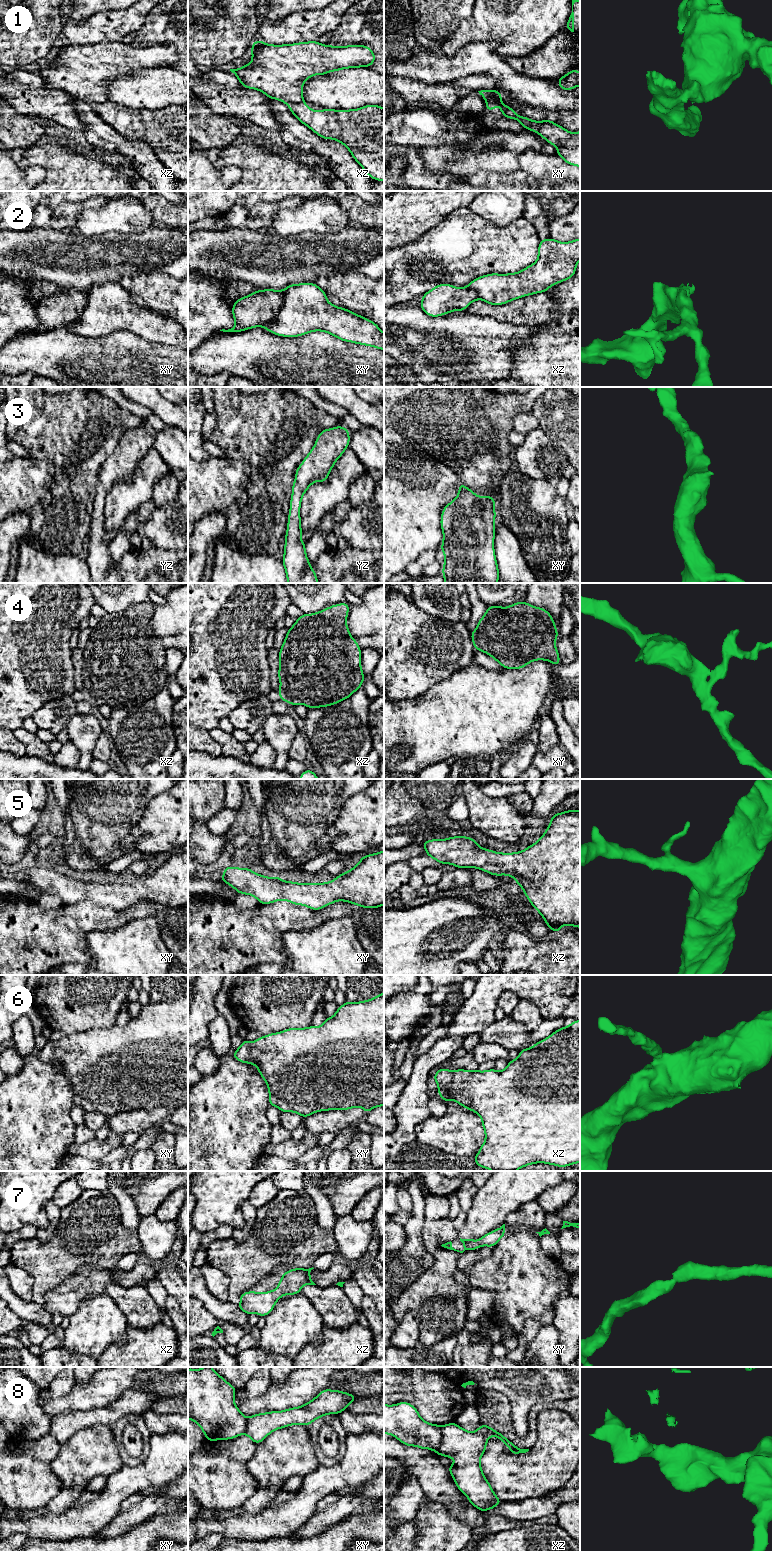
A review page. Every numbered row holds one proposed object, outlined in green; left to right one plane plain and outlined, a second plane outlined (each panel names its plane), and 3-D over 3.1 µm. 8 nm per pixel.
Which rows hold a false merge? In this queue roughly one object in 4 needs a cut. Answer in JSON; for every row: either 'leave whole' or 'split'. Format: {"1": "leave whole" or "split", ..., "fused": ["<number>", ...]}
{"1": "split", "2": "split", "3": "leave whole", "4": "leave whole", "5": "leave whole", "6": "leave whole", "7": "leave whole", "8": "split", "fused": ["1", "2", "8"]}

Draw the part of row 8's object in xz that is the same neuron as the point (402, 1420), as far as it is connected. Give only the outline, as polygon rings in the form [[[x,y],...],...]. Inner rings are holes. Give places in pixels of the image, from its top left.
[[[408,1402],[384,1404],[384,1434],[393,1435],[406,1446],[436,1451],[442,1439],[441,1428],[424,1421]]]

